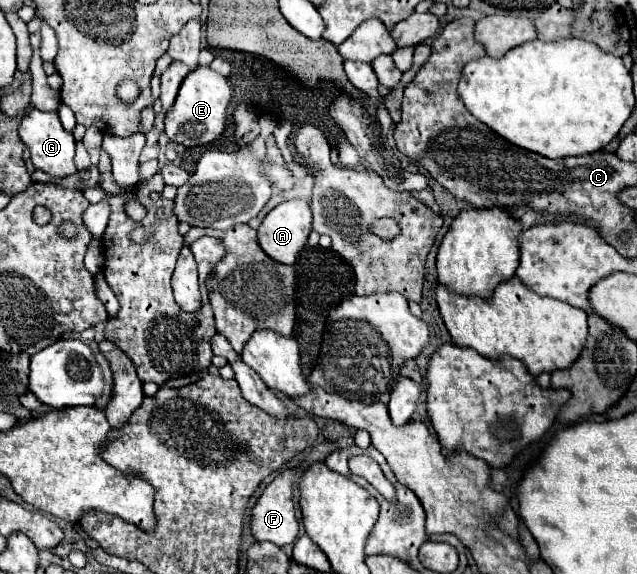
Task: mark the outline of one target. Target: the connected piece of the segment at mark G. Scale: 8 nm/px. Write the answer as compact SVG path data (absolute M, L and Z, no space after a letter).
M33 109L29 115L23 117L21 127L19 127L19 137L29 147L31 161L39 171L49 173L51 177L67 177L67 175L77 173L77 167L73 161L75 159L75 139L71 133L67 133L61 127L57 113L45 113L45 111Z

